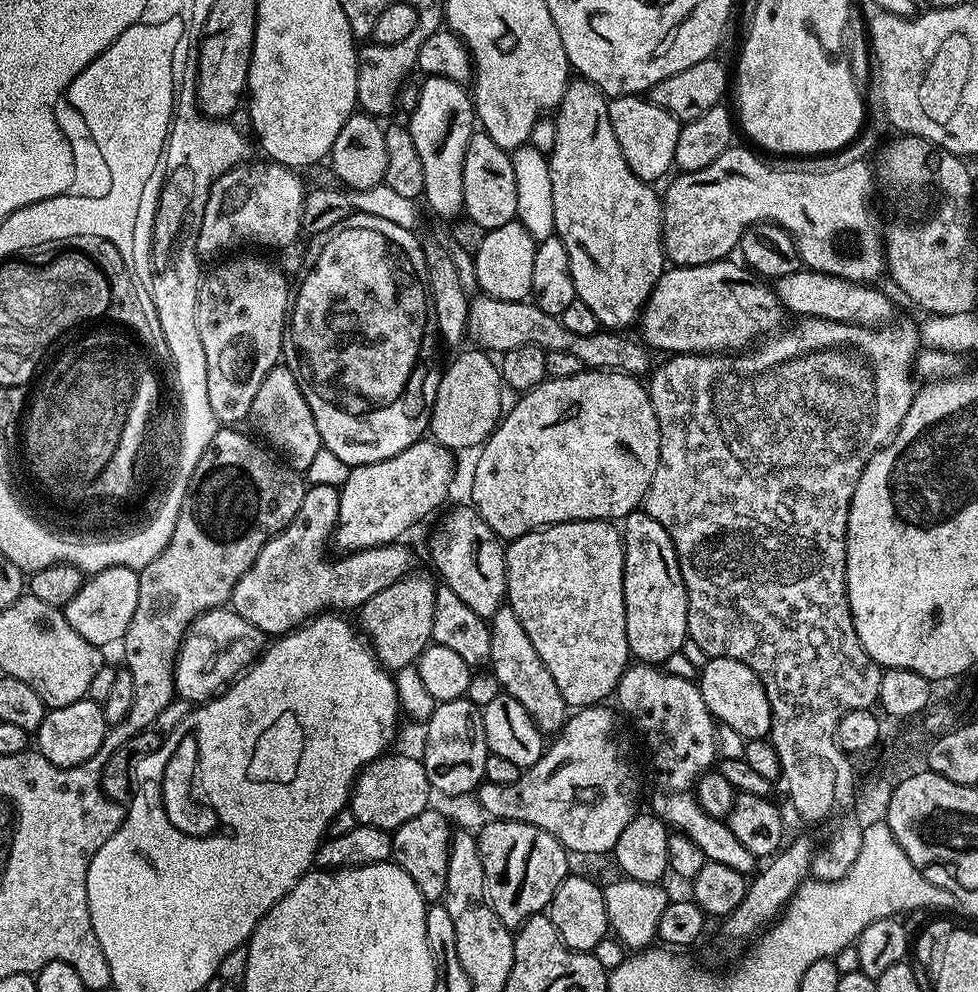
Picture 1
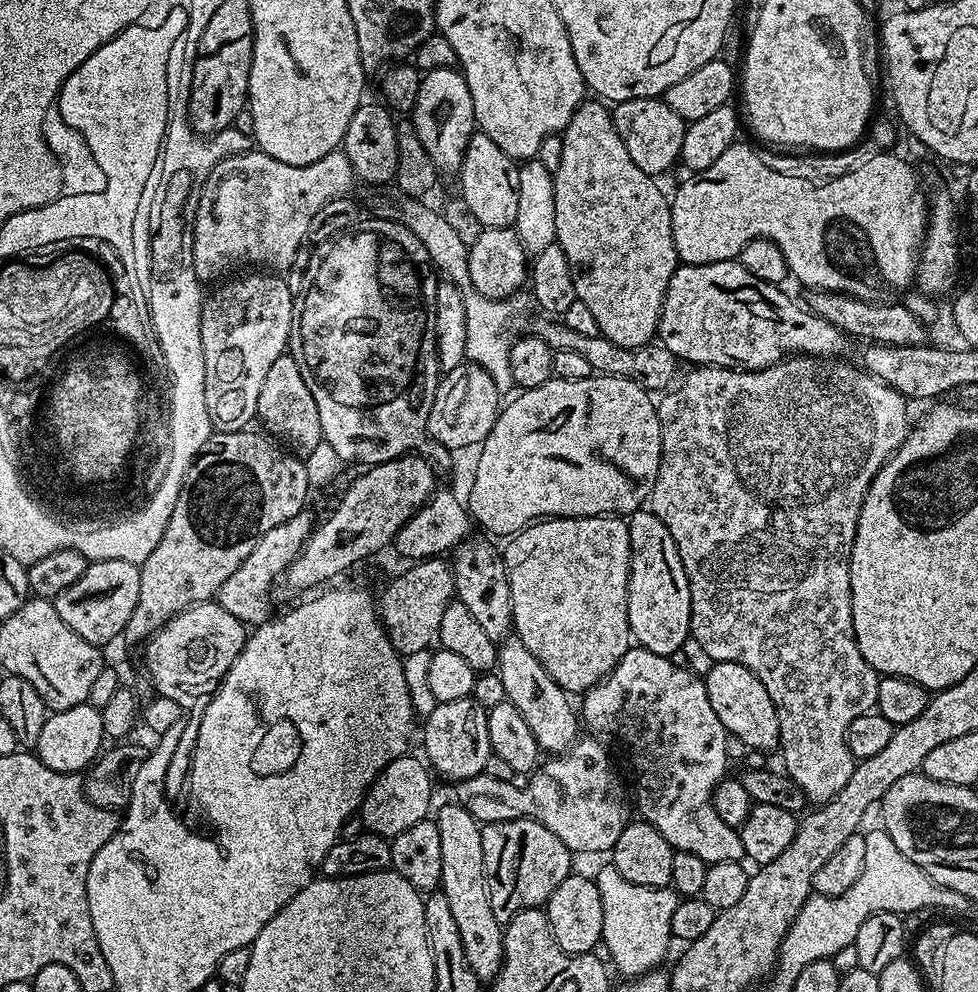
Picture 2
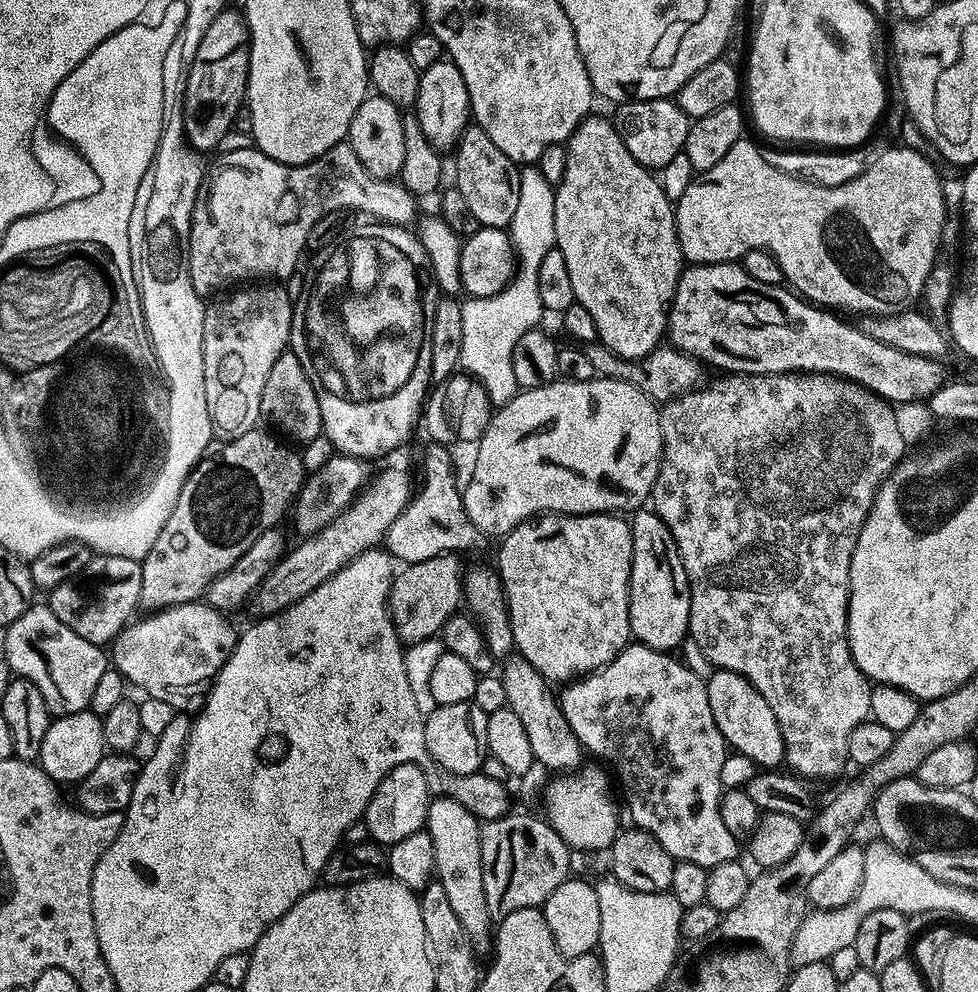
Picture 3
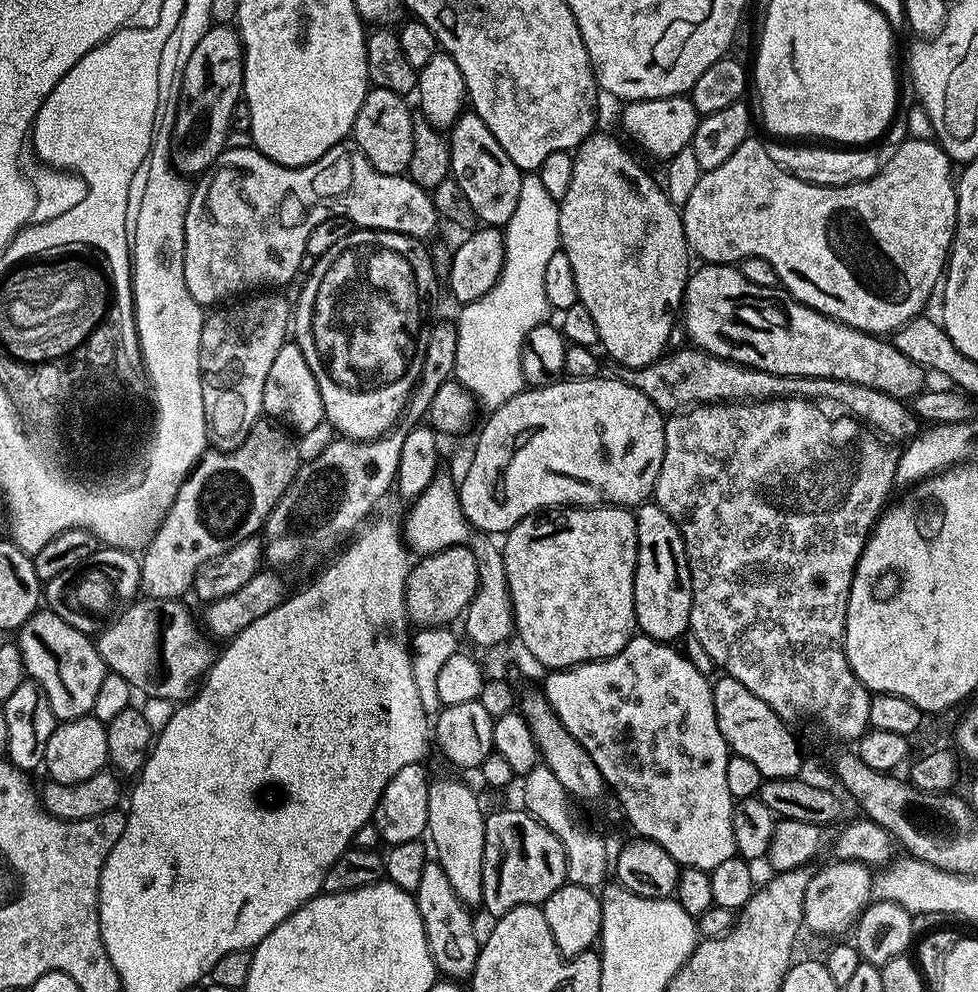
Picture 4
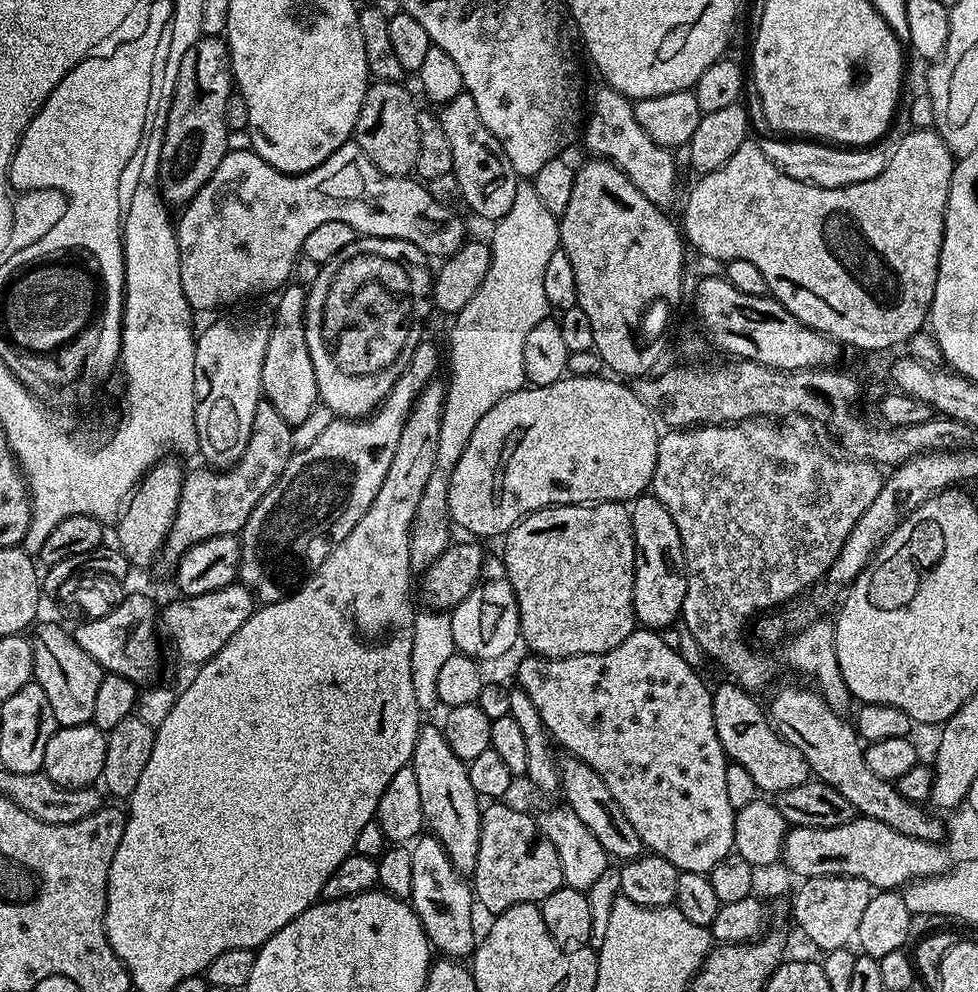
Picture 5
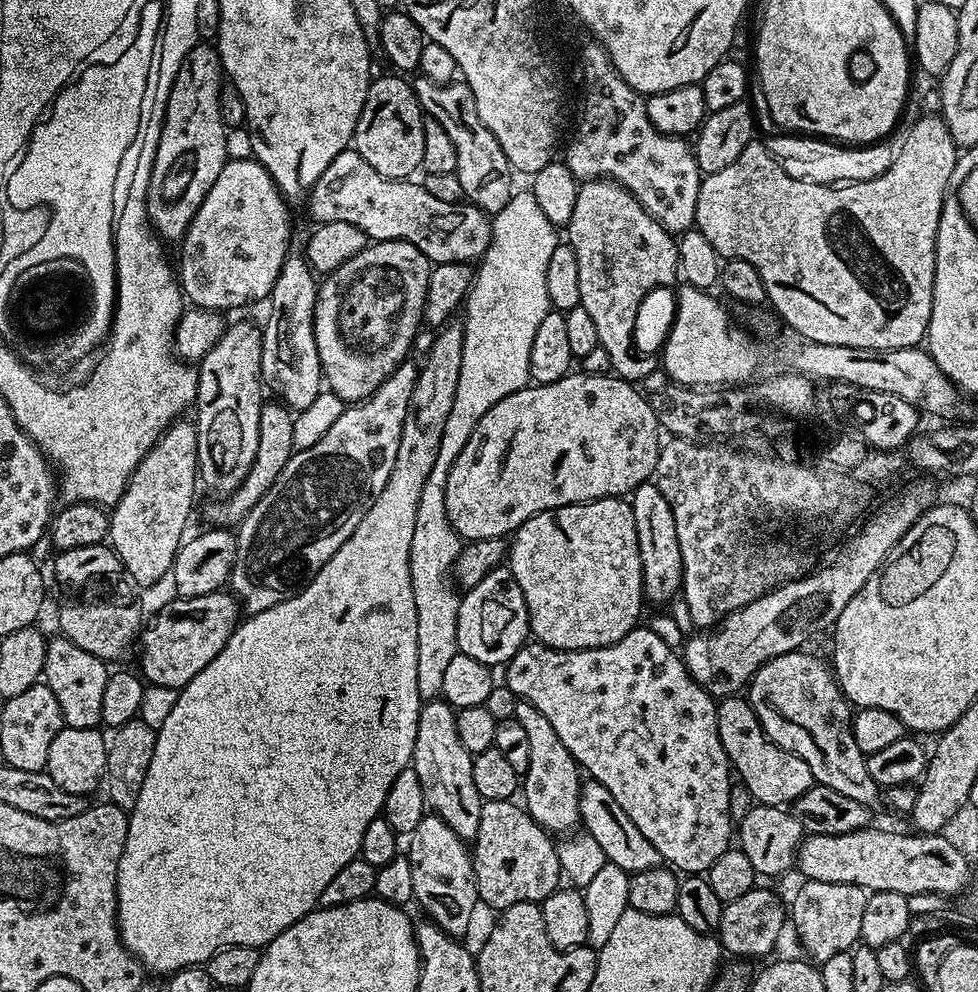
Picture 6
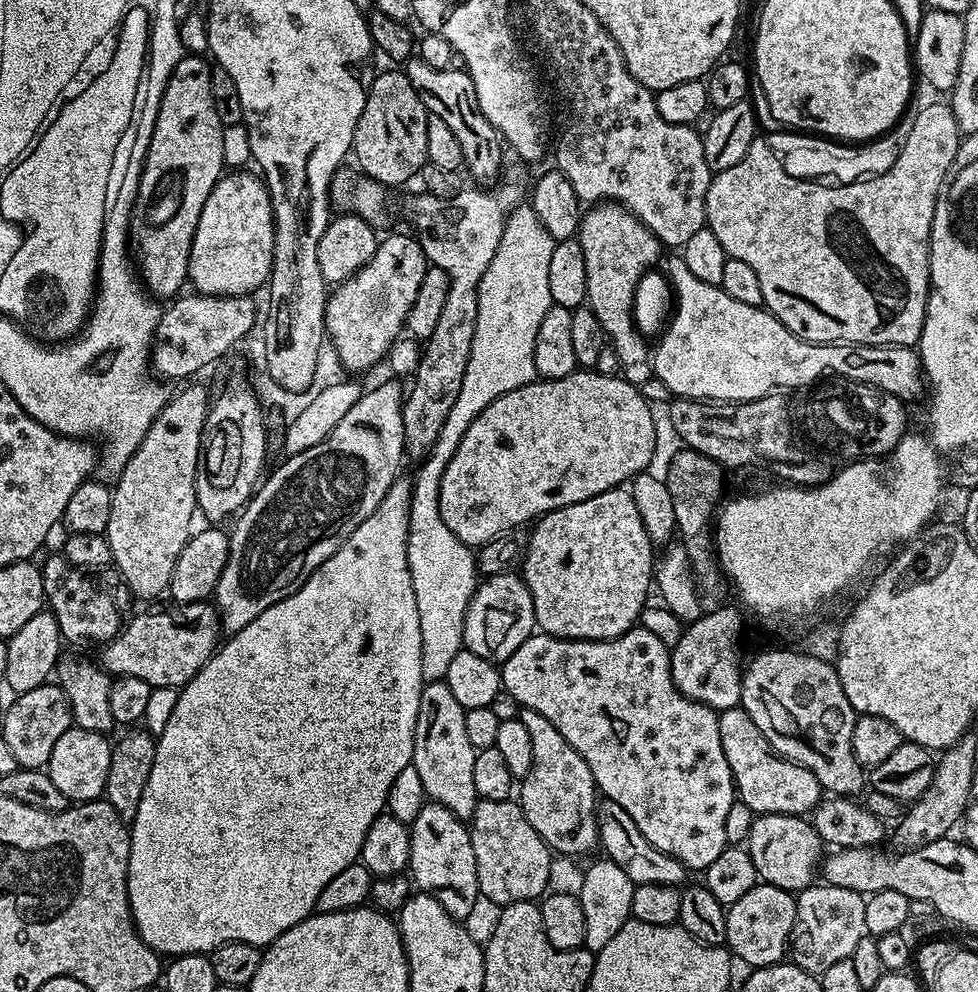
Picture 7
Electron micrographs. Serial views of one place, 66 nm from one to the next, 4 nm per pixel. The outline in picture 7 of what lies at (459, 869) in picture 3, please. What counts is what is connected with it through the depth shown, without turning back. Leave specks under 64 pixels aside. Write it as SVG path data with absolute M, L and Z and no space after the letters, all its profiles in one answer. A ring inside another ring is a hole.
M425 683L418 706L410 767L418 770L425 797L431 803L446 806L460 820L468 822L471 821L478 799L474 790L474 758L478 750L470 746L470 738L466 738L465 711L458 698L454 698L448 684Z

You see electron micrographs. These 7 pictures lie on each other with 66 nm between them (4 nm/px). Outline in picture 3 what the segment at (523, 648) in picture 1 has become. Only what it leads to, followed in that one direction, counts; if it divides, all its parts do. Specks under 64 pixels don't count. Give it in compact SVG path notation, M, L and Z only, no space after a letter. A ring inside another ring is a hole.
M517 662L513 668L502 672L502 679L506 686L507 707L518 714L522 726L526 730L526 738L530 738L532 759L543 764L552 774L568 774L571 768L580 764L580 739L570 730L570 722L566 722L564 712L560 709L557 693L551 692L549 681L534 666Z

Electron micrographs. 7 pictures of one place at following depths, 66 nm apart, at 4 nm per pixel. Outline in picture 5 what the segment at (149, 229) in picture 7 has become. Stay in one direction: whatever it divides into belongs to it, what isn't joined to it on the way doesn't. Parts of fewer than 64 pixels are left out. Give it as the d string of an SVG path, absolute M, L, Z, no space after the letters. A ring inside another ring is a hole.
M201 35L185 58L178 66L178 78L172 84L172 105L168 107L166 126L164 127L164 141L160 147L160 178L159 185L165 204L169 206L187 206L210 182L214 170L218 170L218 162L222 162L224 155L229 152L226 126L226 102L234 95L234 81L232 78L232 59L228 53L228 41L216 36Z

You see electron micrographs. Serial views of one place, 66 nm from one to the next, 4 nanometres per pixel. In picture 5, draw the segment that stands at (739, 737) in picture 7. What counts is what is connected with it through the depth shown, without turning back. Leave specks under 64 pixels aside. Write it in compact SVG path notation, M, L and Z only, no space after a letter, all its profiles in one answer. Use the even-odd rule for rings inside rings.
M735 682L727 683L718 685L712 692L714 730L718 730L718 742L722 742L725 756L733 765L744 767L745 774L764 791L761 793L779 794L805 784L810 778L806 758L776 733L765 705L759 704L749 689Z

